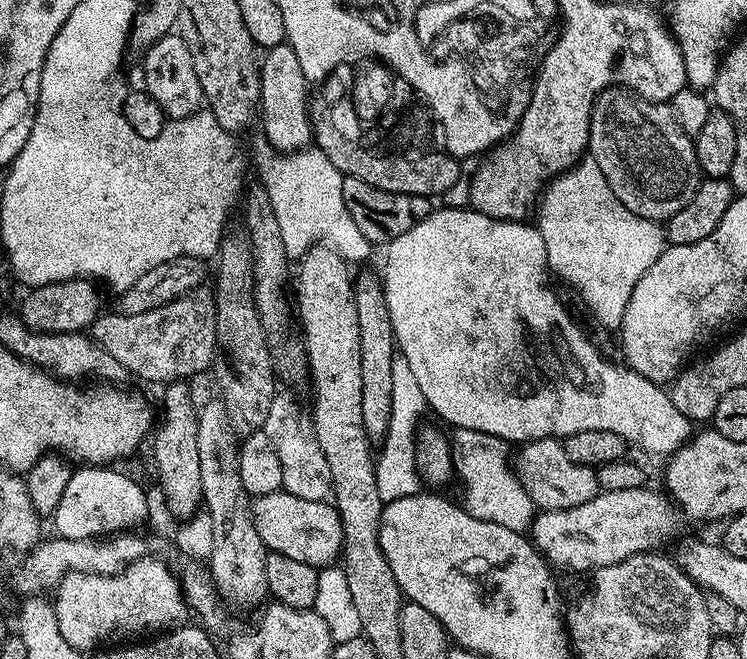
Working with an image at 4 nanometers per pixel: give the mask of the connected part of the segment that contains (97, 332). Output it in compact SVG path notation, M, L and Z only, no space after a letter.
M200 295L179 296L166 306L146 310L146 314L121 315L120 320L100 314L90 327L91 339L96 347L140 380L164 386L188 378L184 376L196 376L206 371L218 356L214 304L209 297L207 300Z

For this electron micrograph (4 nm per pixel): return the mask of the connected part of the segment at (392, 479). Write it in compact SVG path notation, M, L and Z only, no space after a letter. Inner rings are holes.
M403 354L394 358L393 367L394 390L392 391L392 413L388 432L382 437L384 449L379 449L376 461L376 478L378 492L384 502L398 500L407 496L415 496L421 491L422 475L417 467L416 427L420 424L420 415L426 412L424 395L418 387L418 381L410 371L410 362L406 362Z

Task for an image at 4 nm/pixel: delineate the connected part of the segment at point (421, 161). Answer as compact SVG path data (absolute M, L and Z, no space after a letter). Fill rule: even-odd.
M313 99L310 104L311 123L314 131L314 144L319 151L326 154L326 158L330 158L330 162L334 162L334 166L338 166L338 170L345 176L353 176L354 178L362 178L362 182L370 182L370 186L378 186L378 190L390 190L394 194L418 194L419 196L427 196L429 198L440 198L446 190L450 190L450 186L454 186L454 182L458 182L462 178L460 172L461 161L457 157L449 156L447 151L440 152L424 152L421 156L383 156L380 152L371 152L368 148L359 148L354 141L349 138L345 132L332 128L332 122L328 117L329 105L323 104L322 101Z

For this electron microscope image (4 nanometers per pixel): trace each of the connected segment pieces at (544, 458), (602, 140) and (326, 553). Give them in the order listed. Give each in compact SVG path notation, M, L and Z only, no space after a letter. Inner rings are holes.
M559 439L530 440L514 460L514 473L524 493L532 500L537 509L553 512L566 510L574 506L582 506L582 502L590 502L600 491L596 481L596 469L587 468L578 462L570 462L566 458L566 450Z
M620 86L604 89L592 103L587 151L594 162L598 162L598 170L606 174L606 182L610 182L610 190L614 190L618 202L622 202L626 210L647 220L667 222L682 210L682 206L686 206L686 202L690 202L690 198L694 198L702 182L693 137L682 130L671 103L643 100L635 92Z
M284 492L275 496L258 496L251 501L254 526L258 530L258 538L262 538L269 552L286 554L286 558L295 558L297 562L306 562L317 566L328 566L337 558L332 555L332 548L341 548L341 524L339 514L333 505L316 508L318 500L299 500L294 494Z

